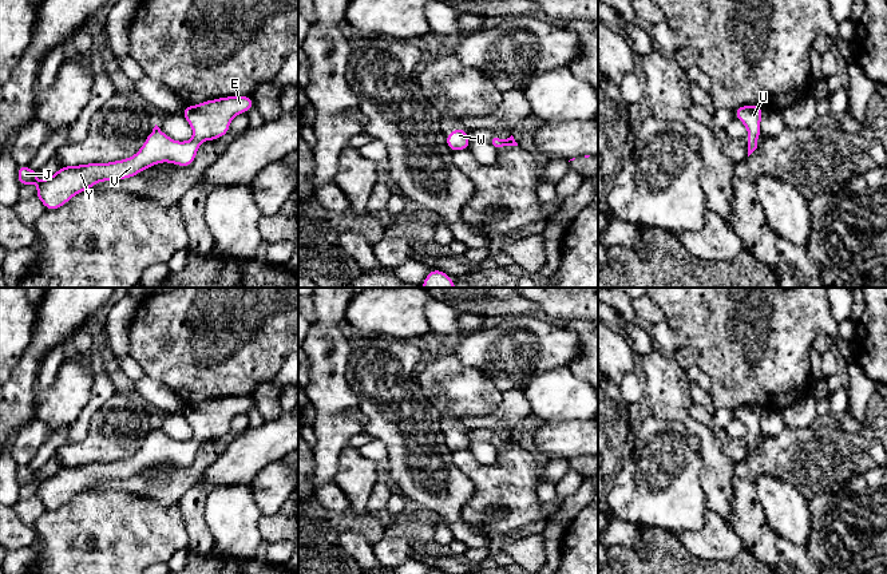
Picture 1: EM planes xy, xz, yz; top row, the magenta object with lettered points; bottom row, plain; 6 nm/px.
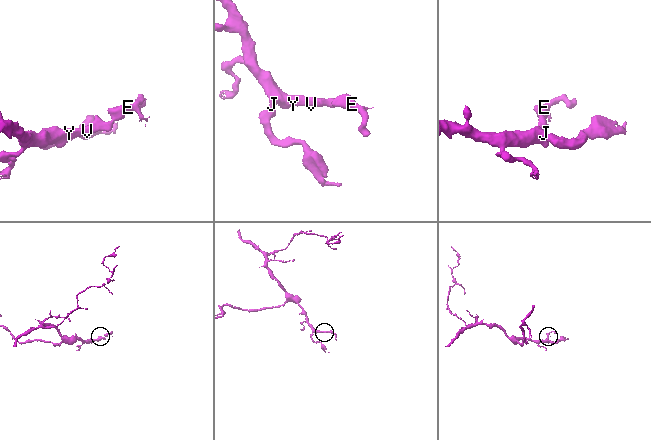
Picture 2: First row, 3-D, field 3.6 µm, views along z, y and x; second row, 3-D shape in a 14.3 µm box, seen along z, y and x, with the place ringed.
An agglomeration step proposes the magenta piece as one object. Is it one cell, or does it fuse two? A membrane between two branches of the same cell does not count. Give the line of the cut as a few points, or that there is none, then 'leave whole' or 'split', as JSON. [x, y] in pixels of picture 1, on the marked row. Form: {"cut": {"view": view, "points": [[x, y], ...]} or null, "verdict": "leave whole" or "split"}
{"cut": null, "verdict": "leave whole"}

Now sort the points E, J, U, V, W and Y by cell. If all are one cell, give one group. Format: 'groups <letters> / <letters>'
groups E J U V W Y

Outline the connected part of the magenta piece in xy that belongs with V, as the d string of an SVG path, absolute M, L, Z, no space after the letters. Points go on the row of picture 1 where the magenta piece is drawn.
M226 96L215 100L206 100L197 106L186 106L182 115L186 118L194 131L194 138L187 142L175 142L155 124L140 150L128 159L120 159L110 163L88 163L79 166L62 166L58 173L37 183L36 195L47 210L58 210L74 195L83 190L91 189L95 183L112 179L127 179L138 173L161 162L171 162L174 165L187 167L193 165L198 147L202 140L214 140L229 132L231 119L242 112L248 112L256 107L253 98L248 96Z

